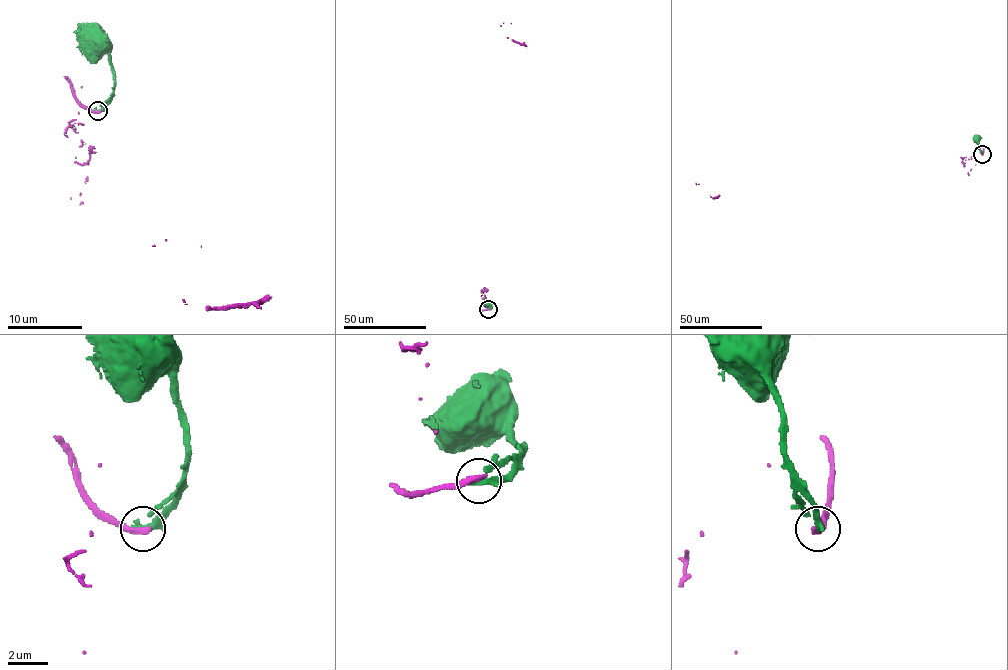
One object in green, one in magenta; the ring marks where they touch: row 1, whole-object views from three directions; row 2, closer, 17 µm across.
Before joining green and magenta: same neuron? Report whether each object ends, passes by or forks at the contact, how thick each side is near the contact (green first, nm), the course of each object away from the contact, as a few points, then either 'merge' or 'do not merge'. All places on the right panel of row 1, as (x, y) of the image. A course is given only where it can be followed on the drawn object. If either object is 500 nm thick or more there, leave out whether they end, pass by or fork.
green ends | magenta ends | 360/360 nm | green via (982, 154), (977, 139) | magenta via (982, 154), (719, 195), (978, 149) | do not merge

